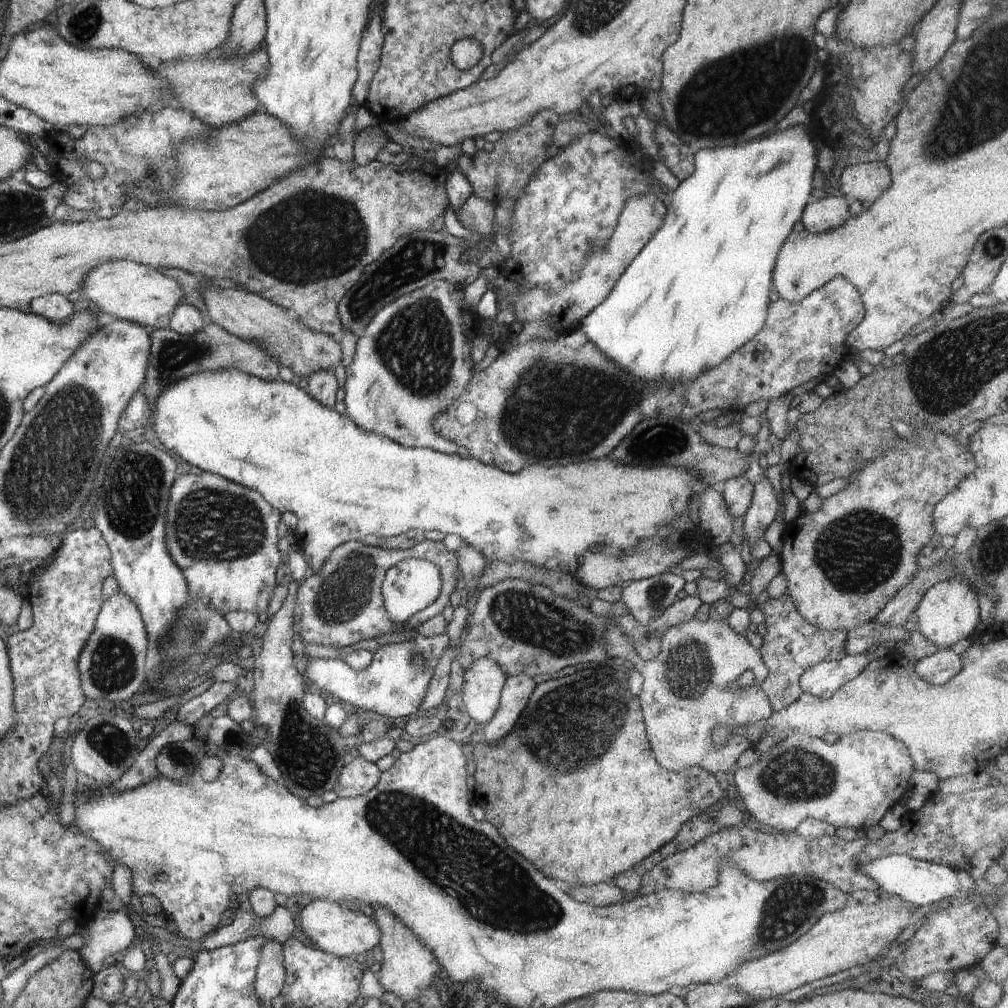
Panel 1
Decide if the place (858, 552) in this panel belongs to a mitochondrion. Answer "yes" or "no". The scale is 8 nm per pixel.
yes

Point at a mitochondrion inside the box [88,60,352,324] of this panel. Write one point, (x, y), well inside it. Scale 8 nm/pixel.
(152, 171)

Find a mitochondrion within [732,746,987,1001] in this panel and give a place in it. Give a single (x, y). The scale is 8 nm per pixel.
(789, 905)

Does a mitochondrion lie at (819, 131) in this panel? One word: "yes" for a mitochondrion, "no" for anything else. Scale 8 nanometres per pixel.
no

